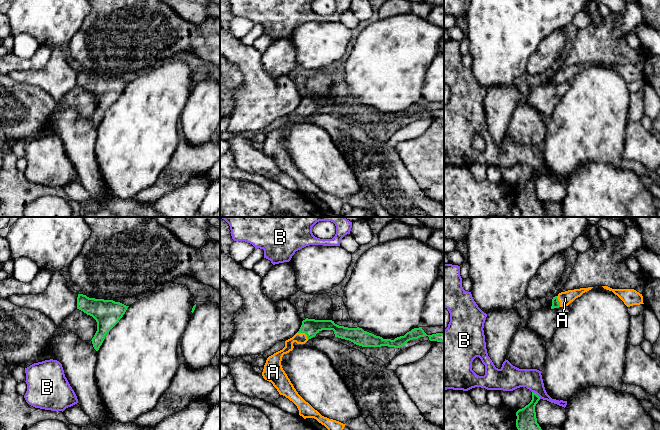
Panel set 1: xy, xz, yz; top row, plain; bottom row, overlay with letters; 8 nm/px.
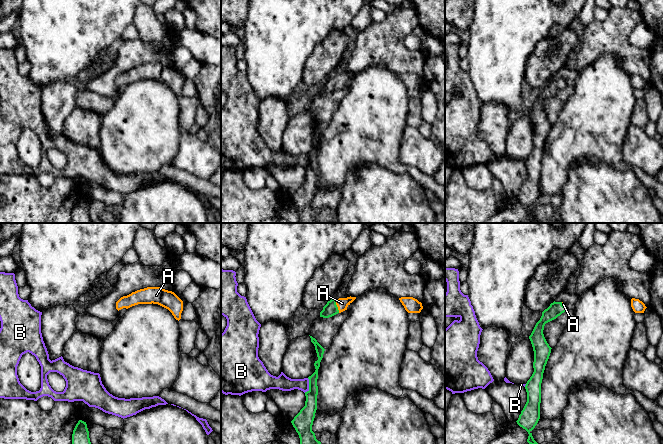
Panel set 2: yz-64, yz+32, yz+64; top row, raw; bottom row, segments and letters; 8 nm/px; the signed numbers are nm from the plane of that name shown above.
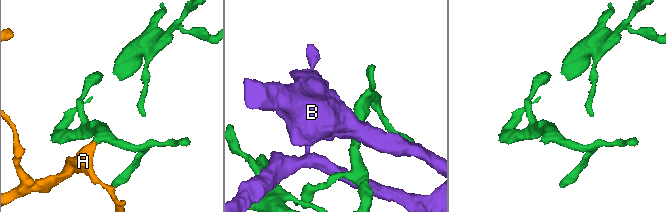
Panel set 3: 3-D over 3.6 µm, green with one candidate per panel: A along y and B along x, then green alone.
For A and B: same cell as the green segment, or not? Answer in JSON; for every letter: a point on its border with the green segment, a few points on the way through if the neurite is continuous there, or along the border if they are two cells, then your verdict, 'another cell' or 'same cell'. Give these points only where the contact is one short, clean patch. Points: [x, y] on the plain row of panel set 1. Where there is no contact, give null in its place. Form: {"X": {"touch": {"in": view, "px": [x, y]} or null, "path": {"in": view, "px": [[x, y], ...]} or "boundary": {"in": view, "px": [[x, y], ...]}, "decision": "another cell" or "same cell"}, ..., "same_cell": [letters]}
{"A": {"touch": {"in": "xz", "px": [304, 108]}, "path": {"in": "xz", "px": [[310, 103], [304, 108], [300, 114]]}, "decision": "same cell"}, "B": {"touch": {"in": "yz", "px": [536, 170]}, "boundary": {"in": "yz", "px": [[532, 167], [540, 174]]}, "decision": "another cell"}, "same_cell": ["A"]}

